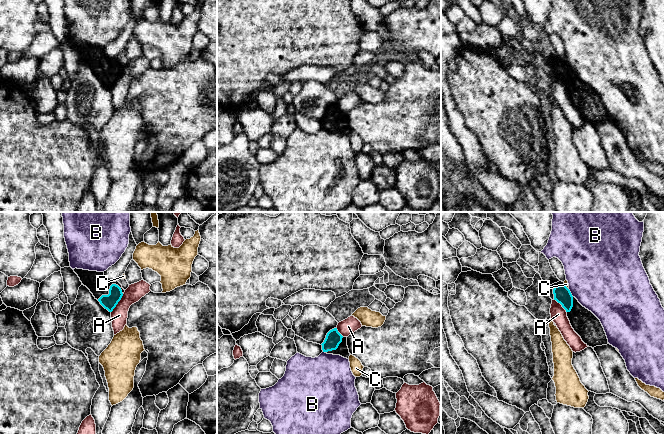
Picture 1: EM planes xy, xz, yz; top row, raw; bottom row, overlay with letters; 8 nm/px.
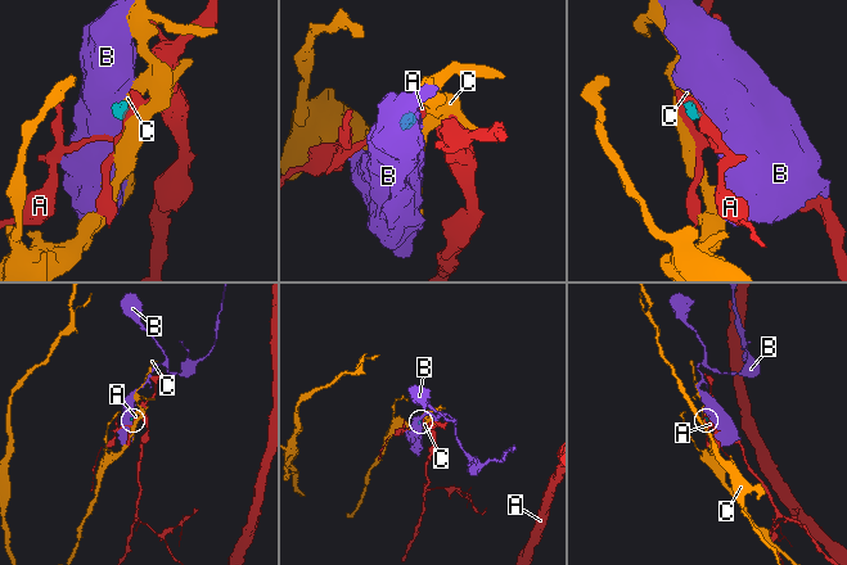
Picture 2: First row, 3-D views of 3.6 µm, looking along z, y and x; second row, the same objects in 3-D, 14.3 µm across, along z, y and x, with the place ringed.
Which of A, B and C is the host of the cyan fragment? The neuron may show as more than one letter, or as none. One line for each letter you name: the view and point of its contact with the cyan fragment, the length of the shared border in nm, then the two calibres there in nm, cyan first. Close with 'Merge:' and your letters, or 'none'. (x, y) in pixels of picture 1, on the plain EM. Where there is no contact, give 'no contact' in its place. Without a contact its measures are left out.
Merge: none

